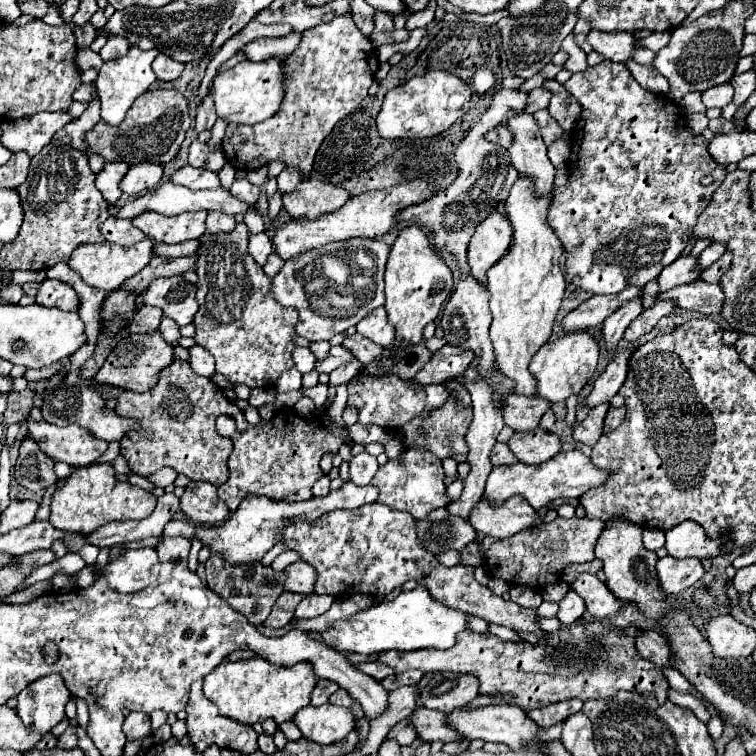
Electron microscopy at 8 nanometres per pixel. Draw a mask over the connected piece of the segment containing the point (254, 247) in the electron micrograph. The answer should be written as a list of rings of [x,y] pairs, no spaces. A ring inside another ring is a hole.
[[[261,232],[261,234],[251,234],[251,238],[249,238],[249,254],[255,258],[255,262],[259,264],[259,266],[263,266],[265,262],[267,262],[267,256],[273,252],[273,248],[271,248],[271,240],[269,240],[269,236],[265,234],[265,232]]]

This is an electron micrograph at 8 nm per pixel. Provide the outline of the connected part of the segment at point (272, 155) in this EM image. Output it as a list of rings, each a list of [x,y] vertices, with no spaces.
[[[349,14],[337,16],[327,24],[319,24],[319,28],[305,30],[297,50],[285,62],[285,100],[279,112],[269,120],[263,120],[253,126],[229,124],[225,138],[221,142],[227,162],[233,164],[237,170],[253,170],[273,160],[283,160],[287,166],[299,166],[303,172],[303,179],[309,178],[319,144],[327,138],[327,134],[335,128],[335,124],[341,118],[351,114],[363,102],[369,86],[373,84],[377,68],[379,68],[377,50],[373,48],[371,40],[359,32]]]

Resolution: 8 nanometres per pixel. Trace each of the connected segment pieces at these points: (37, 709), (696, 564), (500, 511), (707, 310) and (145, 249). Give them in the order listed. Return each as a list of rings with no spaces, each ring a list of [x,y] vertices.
[[[49,674],[35,680],[35,684],[29,684],[17,696],[17,714],[27,728],[47,734],[65,716],[65,704],[69,698],[71,692],[67,692],[63,680]]]
[[[665,556],[657,562],[657,574],[659,574],[661,588],[667,594],[679,594],[689,586],[693,586],[697,580],[701,580],[705,570],[699,558],[677,560],[677,558]]]
[[[483,496],[471,510],[469,522],[477,532],[503,540],[531,528],[537,522],[537,512],[527,500],[523,500],[523,496],[511,496],[499,506]]]
[[[699,278],[691,284],[683,284],[683,286],[675,286],[675,288],[667,290],[667,292],[659,292],[657,300],[671,300],[683,310],[711,316],[711,314],[721,312],[723,290],[719,288],[719,284],[709,284]]]
[[[141,240],[137,246],[131,246],[131,248],[123,248],[123,246],[117,246],[117,244],[85,244],[85,246],[79,246],[71,260],[69,260],[69,266],[81,274],[81,278],[89,284],[89,286],[95,286],[95,288],[103,288],[107,292],[111,290],[117,290],[117,286],[123,284],[123,280],[135,276],[137,272],[141,272],[149,260],[153,258],[153,240]]]

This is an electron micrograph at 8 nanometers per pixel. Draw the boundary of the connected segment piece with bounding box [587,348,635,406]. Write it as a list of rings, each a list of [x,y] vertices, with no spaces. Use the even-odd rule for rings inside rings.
[[[627,348],[621,354],[617,354],[615,360],[611,360],[607,364],[607,368],[593,382],[593,392],[587,398],[589,406],[603,404],[603,402],[607,402],[611,396],[615,396],[619,392],[619,388],[623,386],[623,382],[627,378],[627,364],[629,364],[629,358],[631,358],[633,352],[635,352],[635,348]]]

